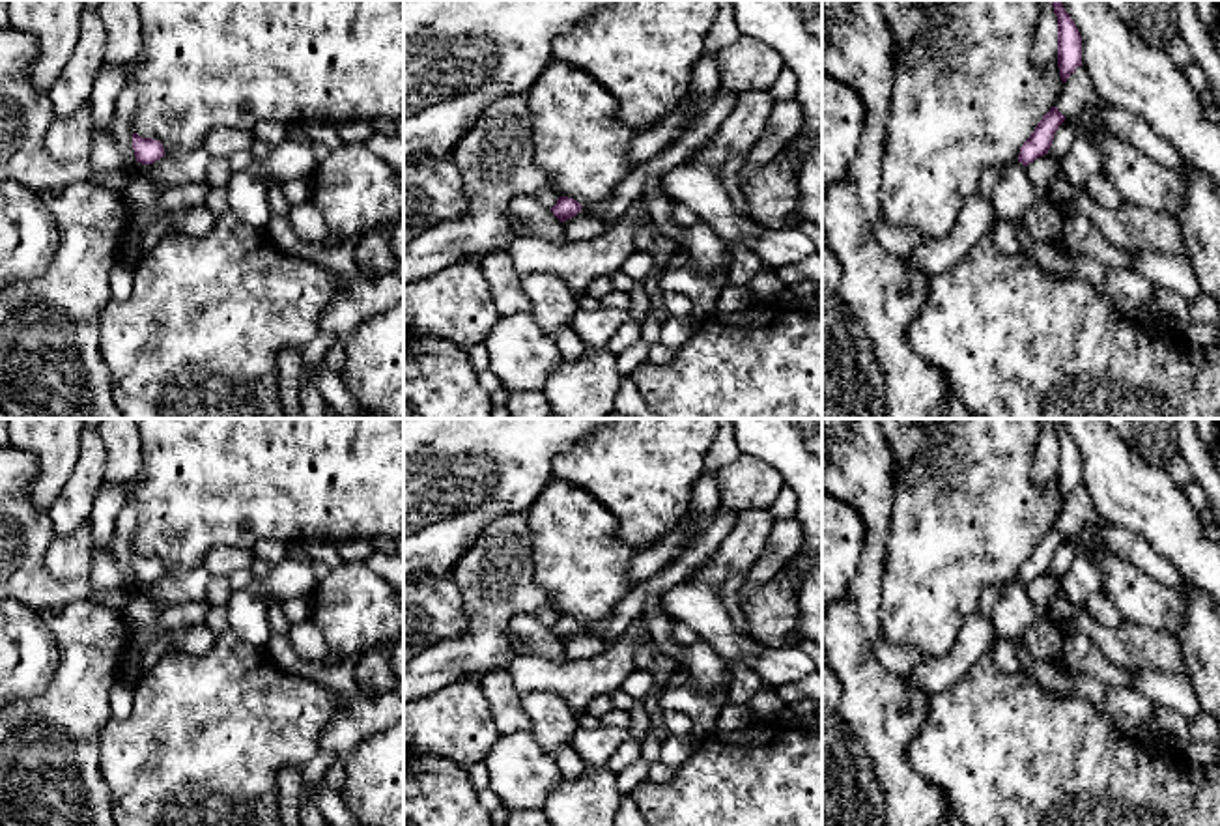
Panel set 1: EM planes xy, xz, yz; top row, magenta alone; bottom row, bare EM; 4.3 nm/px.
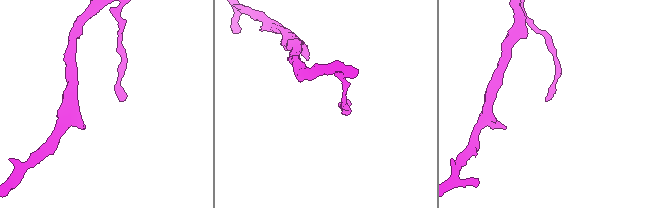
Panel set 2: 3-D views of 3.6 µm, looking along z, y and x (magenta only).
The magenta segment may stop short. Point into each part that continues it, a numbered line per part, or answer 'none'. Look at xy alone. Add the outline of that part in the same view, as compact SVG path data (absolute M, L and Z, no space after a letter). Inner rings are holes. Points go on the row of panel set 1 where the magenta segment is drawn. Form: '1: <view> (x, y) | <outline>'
none

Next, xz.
none

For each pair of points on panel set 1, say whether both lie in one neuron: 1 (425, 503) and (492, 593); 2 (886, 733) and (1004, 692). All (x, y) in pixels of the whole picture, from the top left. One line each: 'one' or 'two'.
1: two
2: two

